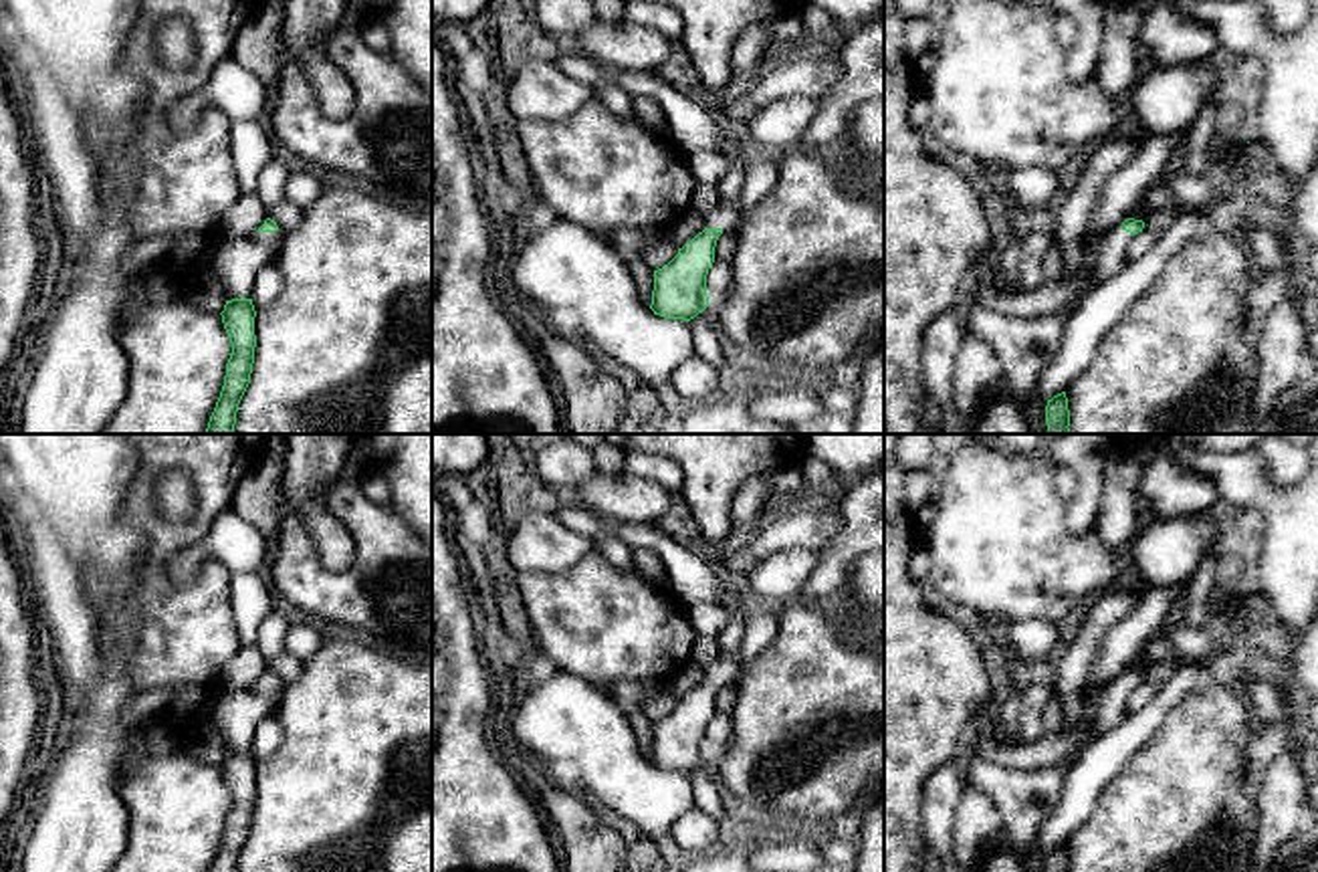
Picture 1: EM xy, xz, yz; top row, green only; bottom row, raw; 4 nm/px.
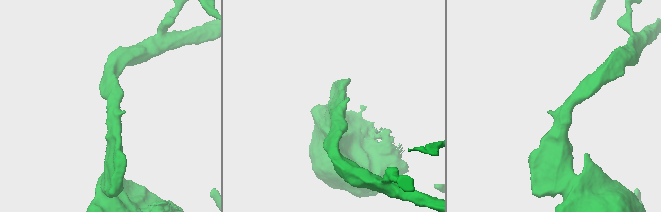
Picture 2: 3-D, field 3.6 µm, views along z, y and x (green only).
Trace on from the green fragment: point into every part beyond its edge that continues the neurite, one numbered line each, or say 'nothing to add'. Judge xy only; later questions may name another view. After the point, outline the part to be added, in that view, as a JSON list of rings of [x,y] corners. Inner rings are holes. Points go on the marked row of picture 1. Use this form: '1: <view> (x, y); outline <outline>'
1: xy (277, 237); outline [[[277,228],[274,232],[254,232],[252,238],[262,244],[272,244],[279,252],[283,246],[285,234],[287,232],[283,228]]]

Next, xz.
1: xz (725, 214); outline [[[719,202],[706,212],[706,228],[721,228],[723,232],[735,232],[741,222],[741,202]]]

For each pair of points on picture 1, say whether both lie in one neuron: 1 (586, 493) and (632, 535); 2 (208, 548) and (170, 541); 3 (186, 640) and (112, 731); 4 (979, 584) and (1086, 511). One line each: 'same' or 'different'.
1: different
2: different
3: different
4: different

